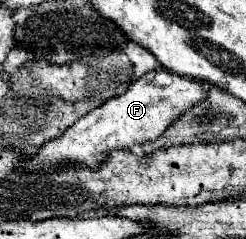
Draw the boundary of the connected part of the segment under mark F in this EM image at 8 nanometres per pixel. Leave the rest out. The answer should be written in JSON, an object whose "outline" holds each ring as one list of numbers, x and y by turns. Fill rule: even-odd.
{"outline":[[158,67,140,79,134,79,130,87,94,111,86,113,72,125,62,137,48,141,30,161,26,161,28,171,56,171,64,169,64,163,86,163,92,169,98,167,100,161,106,159,108,151,114,149,130,149,132,145,158,139,186,109,204,101,208,89,204,81,182,77,170,73,164,67]]}

